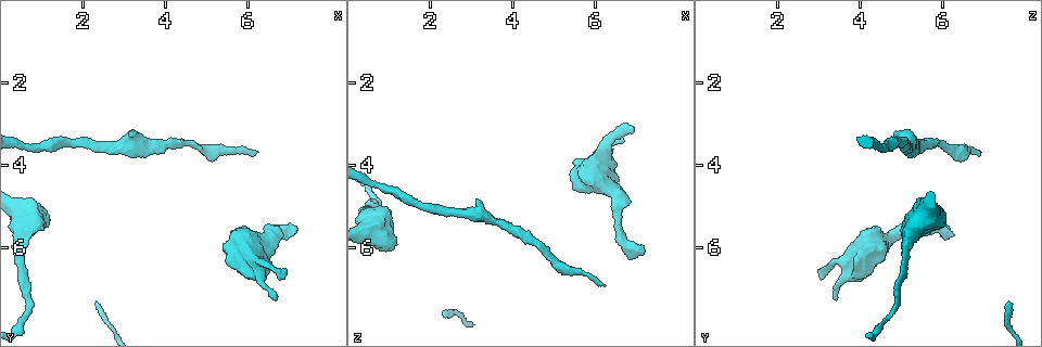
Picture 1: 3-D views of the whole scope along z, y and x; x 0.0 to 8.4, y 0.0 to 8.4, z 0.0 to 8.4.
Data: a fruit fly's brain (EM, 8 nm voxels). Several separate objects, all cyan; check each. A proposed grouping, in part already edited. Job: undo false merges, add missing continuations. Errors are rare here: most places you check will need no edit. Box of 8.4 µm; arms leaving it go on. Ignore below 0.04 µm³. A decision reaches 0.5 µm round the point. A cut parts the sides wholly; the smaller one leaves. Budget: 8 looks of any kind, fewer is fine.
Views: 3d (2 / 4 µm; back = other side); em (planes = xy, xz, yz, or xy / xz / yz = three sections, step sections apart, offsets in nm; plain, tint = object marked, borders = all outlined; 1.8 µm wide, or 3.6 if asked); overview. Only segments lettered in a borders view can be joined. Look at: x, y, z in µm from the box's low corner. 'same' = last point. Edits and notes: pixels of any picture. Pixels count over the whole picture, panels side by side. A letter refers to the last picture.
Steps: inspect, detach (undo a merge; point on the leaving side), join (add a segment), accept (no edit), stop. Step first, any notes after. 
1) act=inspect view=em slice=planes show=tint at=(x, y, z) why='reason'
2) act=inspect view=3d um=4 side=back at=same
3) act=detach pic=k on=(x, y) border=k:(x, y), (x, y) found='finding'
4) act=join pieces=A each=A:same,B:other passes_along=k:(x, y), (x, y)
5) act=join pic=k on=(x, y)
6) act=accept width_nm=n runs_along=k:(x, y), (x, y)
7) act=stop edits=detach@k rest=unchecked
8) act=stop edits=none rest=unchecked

act=inspect view=em slice=planes show=borders at=(6.90, 6.80, 3.05) why='an open end'

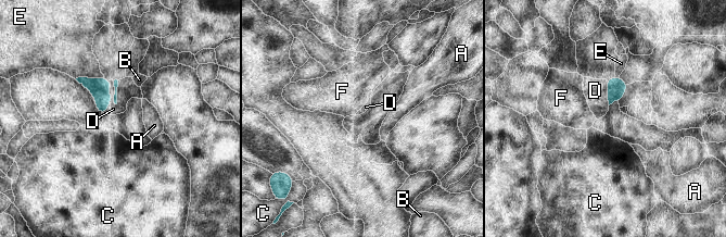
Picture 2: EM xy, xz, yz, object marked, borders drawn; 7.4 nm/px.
act=join pieces=D each=A:other,B:other,C:other,D:same,E:other,F:other passes_along=2:(115, 82), (115, 92), (127, 89) found='it goes on there'

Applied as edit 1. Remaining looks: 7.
act=inspect view=overview

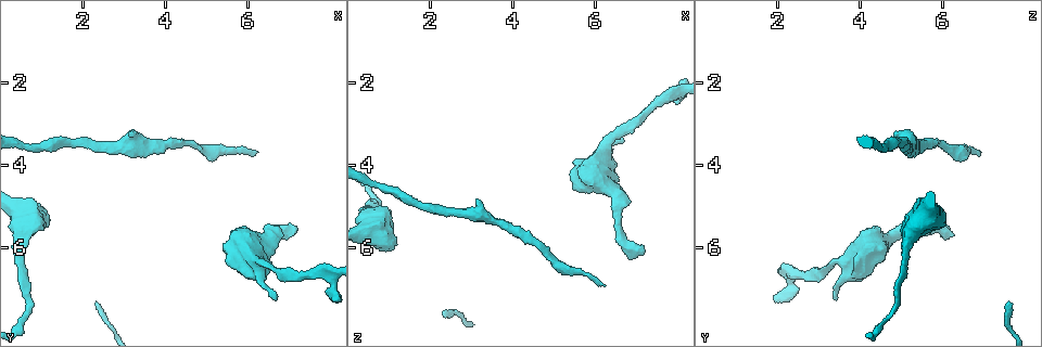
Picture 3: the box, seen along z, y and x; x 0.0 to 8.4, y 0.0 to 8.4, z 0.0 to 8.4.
act=inspect view=3d um=2 at=(6.25, 3.60, 6.90) why='branch stops here'

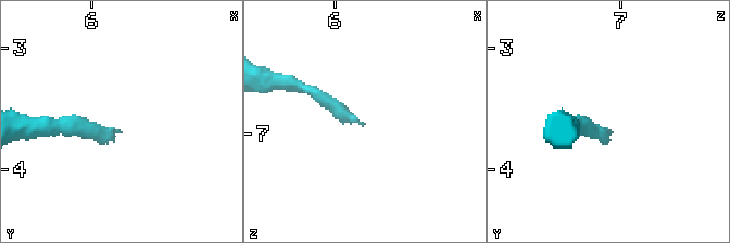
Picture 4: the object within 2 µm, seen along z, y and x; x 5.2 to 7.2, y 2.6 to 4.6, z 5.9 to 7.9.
act=inspect view=em slice=xz step=16 show=borders at=(6.22, 3.66, 6.94) why='need the tissue'

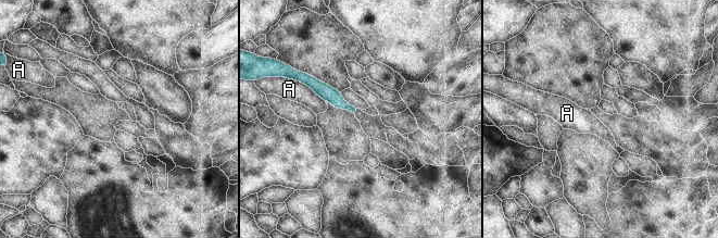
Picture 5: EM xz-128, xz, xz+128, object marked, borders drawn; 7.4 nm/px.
act=accept each=A:other found='none of them fits'

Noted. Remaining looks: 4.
act=stop edits=join@2 rest=unchecked

